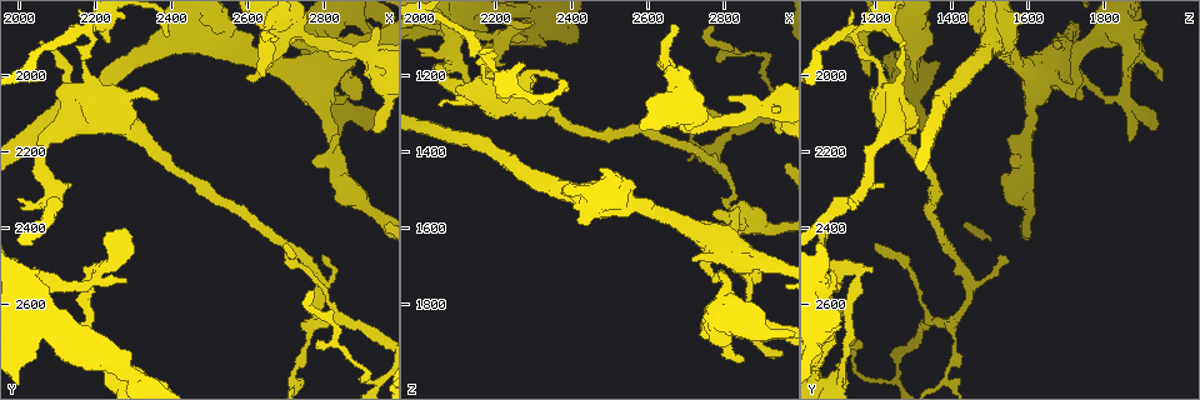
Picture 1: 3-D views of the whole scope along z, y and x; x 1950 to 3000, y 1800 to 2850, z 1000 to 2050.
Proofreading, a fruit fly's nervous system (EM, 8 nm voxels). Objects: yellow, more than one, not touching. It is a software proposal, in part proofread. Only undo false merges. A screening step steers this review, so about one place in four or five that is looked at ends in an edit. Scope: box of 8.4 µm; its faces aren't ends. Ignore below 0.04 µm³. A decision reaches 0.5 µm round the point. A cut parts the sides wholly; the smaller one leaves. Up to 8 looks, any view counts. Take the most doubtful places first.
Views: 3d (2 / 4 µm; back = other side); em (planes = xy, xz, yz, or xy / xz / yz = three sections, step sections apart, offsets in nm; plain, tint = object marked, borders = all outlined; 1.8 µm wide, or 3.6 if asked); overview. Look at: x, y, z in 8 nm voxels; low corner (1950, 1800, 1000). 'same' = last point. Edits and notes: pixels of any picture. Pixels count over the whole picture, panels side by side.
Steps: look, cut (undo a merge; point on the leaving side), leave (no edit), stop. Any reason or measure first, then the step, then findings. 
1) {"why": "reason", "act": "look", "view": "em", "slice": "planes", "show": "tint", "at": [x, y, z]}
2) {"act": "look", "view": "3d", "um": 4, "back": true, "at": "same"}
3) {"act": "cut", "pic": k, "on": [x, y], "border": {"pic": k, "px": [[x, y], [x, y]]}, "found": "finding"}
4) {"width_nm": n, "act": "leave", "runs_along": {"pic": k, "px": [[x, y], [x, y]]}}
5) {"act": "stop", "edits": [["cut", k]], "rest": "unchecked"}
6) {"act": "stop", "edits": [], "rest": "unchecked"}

{"why": "two arms in line, one across", "act": "look", "view": "3d", "um": 2, "at": [2185, 1875, 1145]}

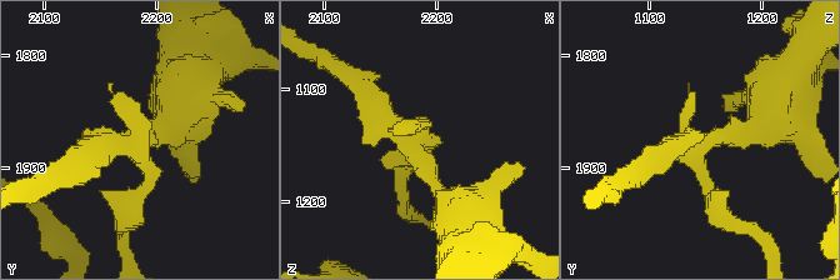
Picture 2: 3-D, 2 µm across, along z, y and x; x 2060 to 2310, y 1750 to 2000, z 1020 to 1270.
{"act": "look", "view": "em", "um": 3.6, "slice": "planes", "show": "tint", "at": [2180, 1880, 1140]}

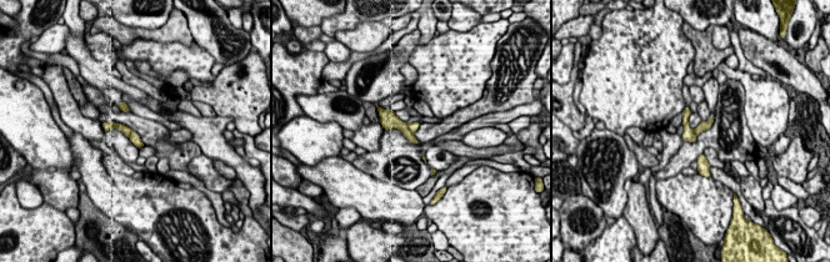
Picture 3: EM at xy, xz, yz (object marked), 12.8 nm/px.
{"width_nm": 140, "act": "cut", "pic": 3, "on": [414, 126], "border": {"pic": 3, "px": [[408, 125], [411, 132]]}, "found": "a second neuron is stuck on"}

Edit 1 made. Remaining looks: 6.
{"why": "see it whole again", "act": "look", "view": "overview"}

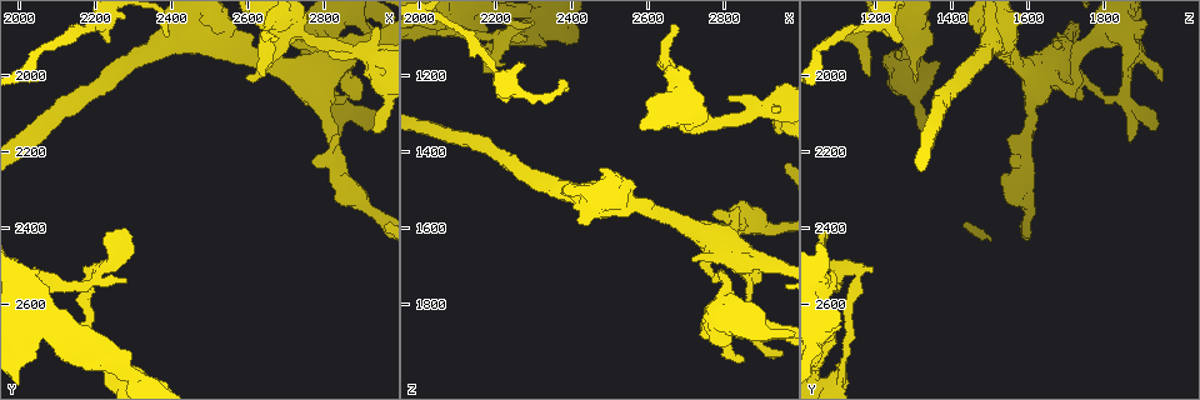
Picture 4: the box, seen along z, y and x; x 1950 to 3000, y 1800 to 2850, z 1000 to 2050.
{"why": "small branch off a trunk", "act": "look", "view": "em", "slice": "planes", "show": "tint", "at": [2795, 1870, 1780]}

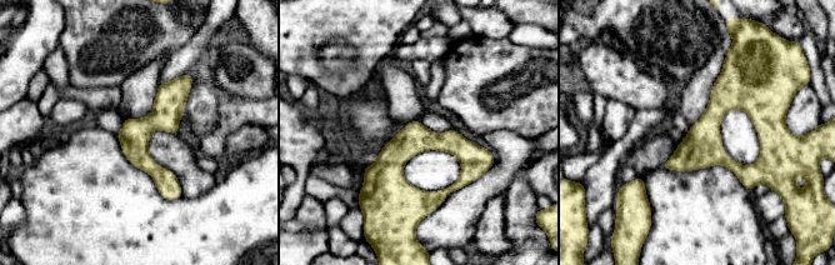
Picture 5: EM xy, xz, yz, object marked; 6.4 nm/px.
{"act": "leave", "runs_along": {"pic": 5, "px": [[188, 76], [141, 134], [141, 158], [176, 195]]}, "found": "all the same neuron"}

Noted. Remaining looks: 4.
{"act": "stop", "edits": [["cut", 3]], "rest": "unchecked"}

